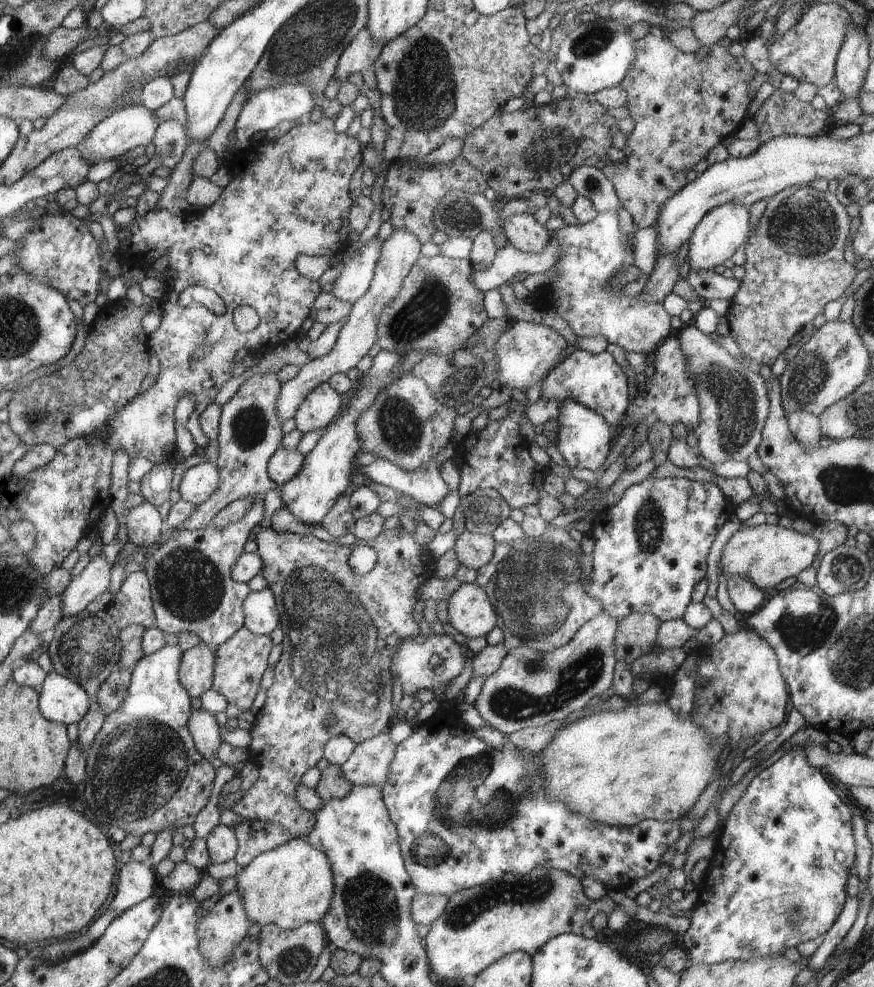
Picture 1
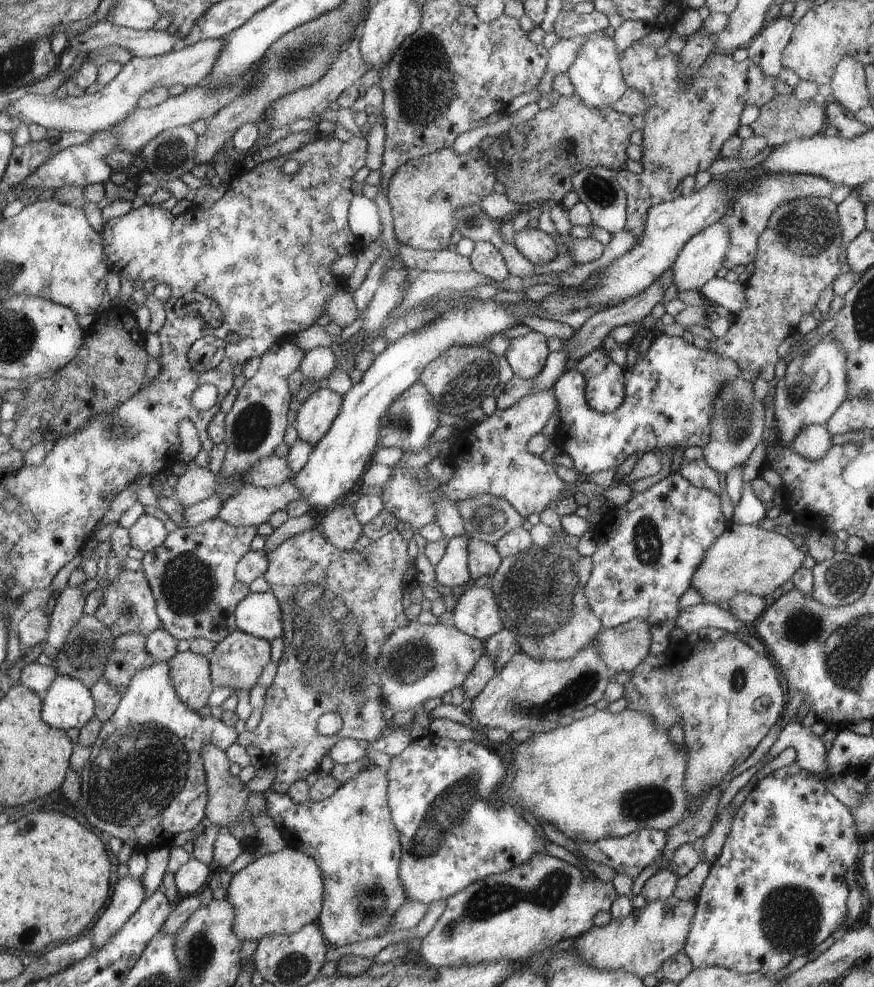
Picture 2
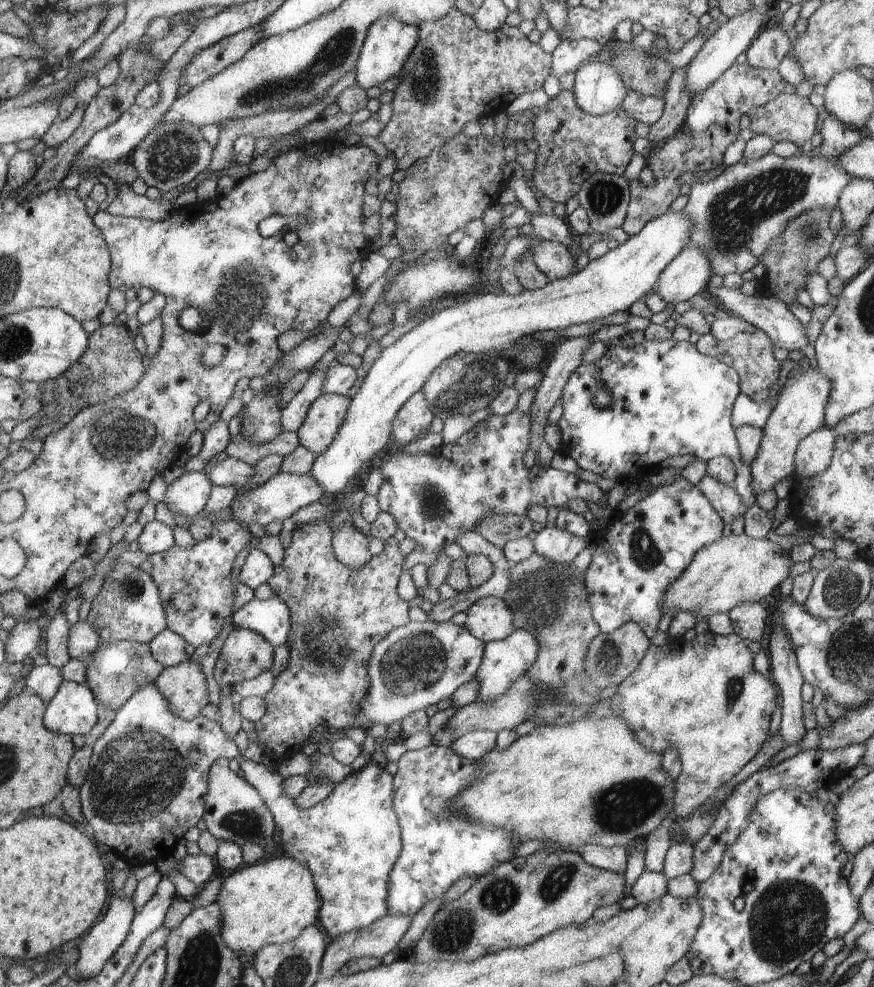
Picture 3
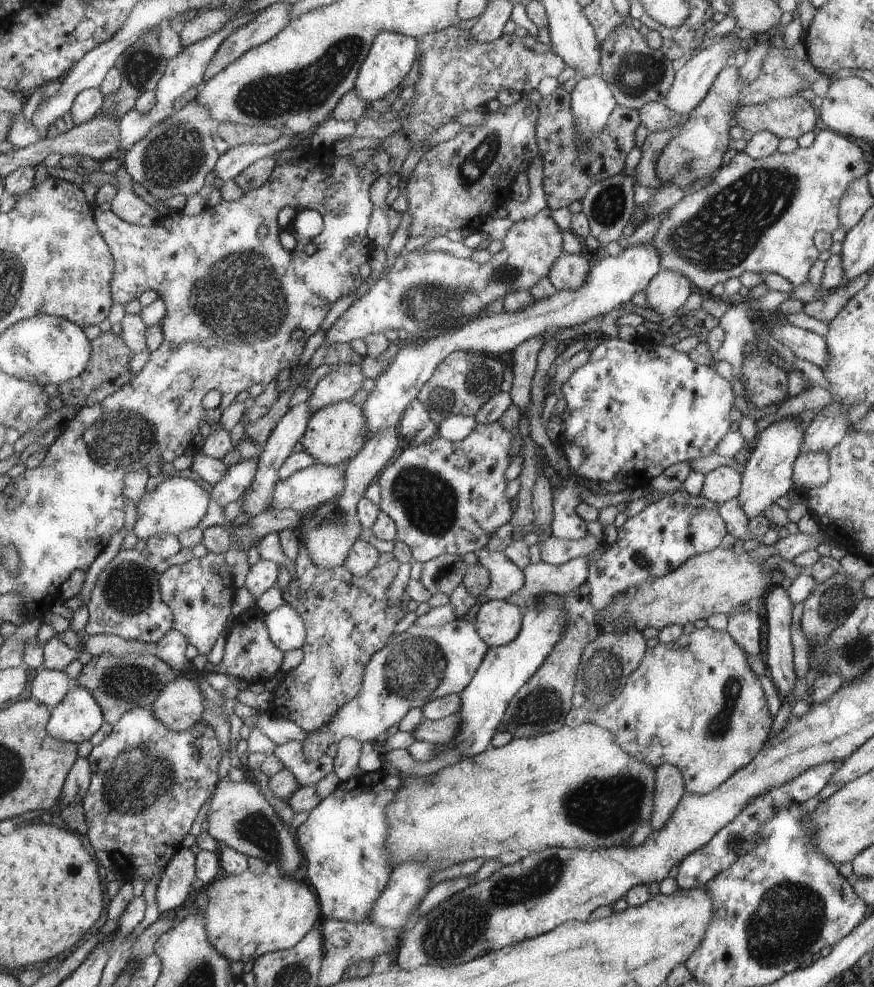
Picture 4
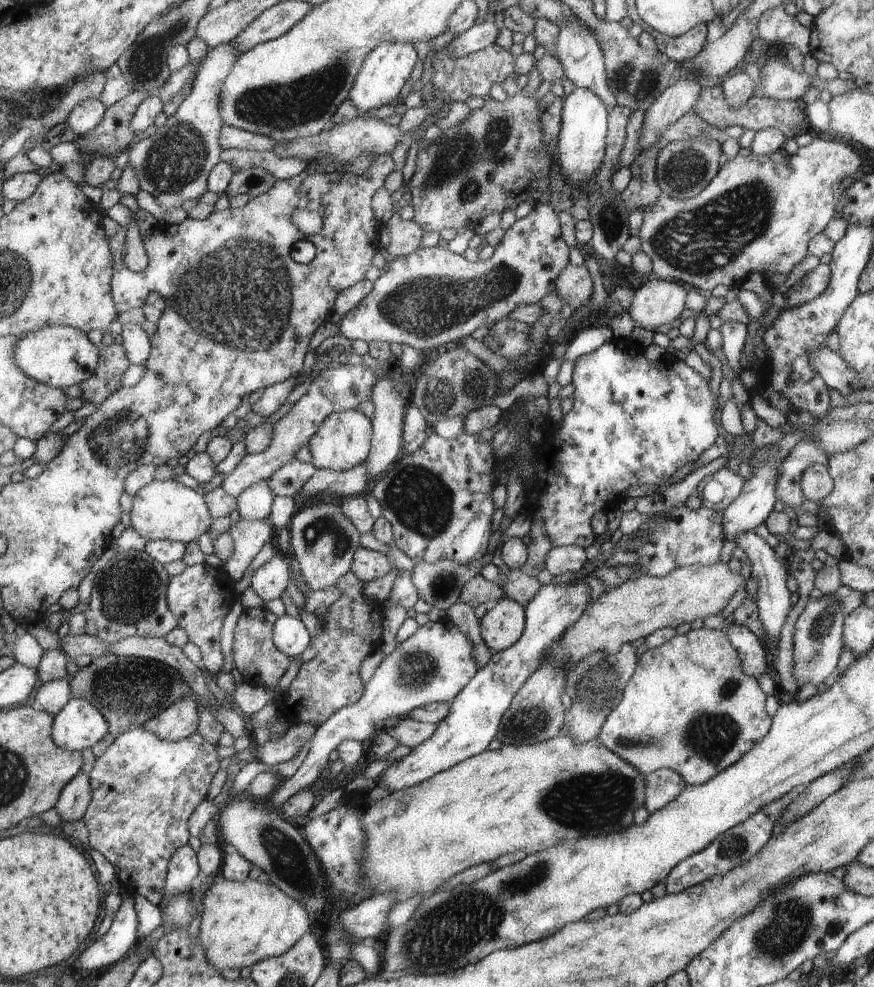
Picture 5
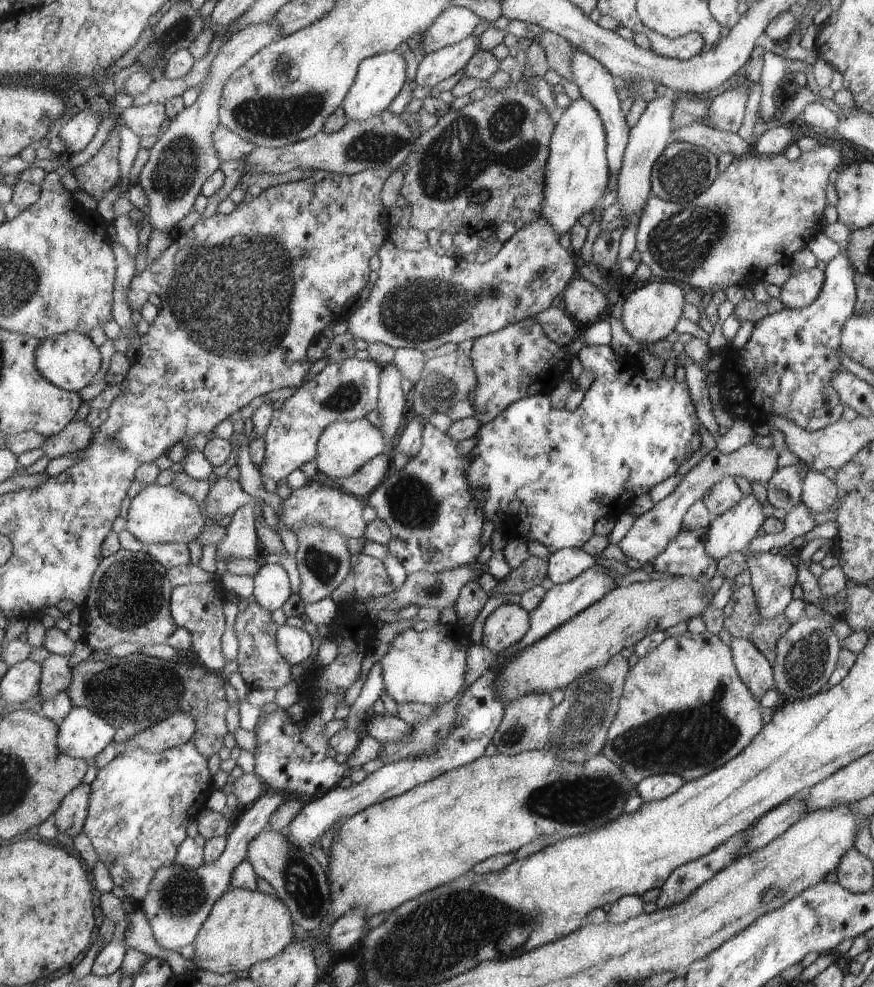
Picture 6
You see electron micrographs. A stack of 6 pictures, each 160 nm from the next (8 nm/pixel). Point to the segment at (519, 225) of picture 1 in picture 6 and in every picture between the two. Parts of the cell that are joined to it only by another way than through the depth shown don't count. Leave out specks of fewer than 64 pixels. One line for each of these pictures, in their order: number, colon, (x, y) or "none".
2: (536, 245)
3: (555, 260)
4: (570, 271)
5: (574, 285)
6: (585, 302)

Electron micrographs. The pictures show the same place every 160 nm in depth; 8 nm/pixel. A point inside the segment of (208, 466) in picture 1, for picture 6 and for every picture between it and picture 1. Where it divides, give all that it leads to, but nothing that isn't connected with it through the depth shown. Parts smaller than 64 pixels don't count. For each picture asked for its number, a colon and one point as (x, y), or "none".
2: (193, 486)
3: (188, 495)
4: (177, 504)
5: (169, 510)
6: (158, 514)

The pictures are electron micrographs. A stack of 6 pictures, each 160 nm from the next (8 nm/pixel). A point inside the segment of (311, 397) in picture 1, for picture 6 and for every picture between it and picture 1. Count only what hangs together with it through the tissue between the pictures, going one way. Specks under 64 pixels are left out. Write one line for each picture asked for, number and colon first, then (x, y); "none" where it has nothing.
2: (314, 418)
3: (326, 414)
4: (335, 434)
5: (344, 440)
6: (345, 447)

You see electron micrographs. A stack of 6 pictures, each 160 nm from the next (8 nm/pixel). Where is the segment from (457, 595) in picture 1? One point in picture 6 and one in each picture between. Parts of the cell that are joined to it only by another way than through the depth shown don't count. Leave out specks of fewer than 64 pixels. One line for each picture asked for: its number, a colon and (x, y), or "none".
2: (476, 612)
3: (490, 619)
4: (498, 621)
5: (502, 626)
6: (507, 625)

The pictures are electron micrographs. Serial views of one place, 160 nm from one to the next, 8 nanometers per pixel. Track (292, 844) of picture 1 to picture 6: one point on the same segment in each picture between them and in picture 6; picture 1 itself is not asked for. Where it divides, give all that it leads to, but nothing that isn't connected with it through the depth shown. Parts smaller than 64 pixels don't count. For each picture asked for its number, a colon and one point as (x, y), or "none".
2: (278, 894)
3: (271, 902)
4: (248, 915)
5: (243, 922)
6: (243, 928)

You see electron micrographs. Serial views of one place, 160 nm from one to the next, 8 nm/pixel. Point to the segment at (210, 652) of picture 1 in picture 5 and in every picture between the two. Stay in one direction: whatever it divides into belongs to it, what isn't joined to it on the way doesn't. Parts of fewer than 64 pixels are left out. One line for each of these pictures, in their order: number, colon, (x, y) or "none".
2: (191, 673)
3: (185, 686)
4: (180, 706)
5: (179, 721)

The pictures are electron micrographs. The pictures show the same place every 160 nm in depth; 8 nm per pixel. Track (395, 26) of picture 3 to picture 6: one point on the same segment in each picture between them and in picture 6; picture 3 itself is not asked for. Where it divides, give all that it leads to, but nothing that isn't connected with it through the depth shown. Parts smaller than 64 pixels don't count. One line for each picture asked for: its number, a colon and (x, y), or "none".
4: (391, 55)
5: (386, 69)
6: (379, 79)

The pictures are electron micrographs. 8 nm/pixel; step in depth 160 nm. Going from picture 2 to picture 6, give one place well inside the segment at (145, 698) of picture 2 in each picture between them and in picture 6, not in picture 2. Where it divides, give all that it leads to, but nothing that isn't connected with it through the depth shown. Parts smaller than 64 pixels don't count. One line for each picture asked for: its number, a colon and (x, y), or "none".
3: (148, 775)
4: (149, 785)
5: (145, 790)
6: (141, 805)

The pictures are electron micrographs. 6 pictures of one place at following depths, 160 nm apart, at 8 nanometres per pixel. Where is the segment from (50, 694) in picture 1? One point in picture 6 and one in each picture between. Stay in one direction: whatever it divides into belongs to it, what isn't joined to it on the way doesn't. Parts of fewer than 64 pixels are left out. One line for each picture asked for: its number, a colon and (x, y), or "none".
2: (70, 703)
3: (74, 709)
4: (78, 717)
5: (79, 725)
6: (83, 734)

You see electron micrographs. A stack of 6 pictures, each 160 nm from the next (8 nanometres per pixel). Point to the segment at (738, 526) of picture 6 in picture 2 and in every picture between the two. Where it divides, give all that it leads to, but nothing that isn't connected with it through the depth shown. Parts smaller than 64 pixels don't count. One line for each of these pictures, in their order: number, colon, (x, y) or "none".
2: (815, 384)
3: (800, 410)
4: (768, 475)
5: (757, 499)

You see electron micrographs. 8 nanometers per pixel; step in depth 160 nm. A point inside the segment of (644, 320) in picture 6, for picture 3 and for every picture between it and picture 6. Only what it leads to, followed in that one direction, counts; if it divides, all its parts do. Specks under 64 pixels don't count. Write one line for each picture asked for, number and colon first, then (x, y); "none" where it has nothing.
3: (688, 274)
4: (668, 290)
5: (657, 302)

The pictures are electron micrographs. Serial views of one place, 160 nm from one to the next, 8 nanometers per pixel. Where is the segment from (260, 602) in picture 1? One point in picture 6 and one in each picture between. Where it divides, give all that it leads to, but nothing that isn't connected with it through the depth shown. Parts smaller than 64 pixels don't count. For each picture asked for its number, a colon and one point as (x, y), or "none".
2: (260, 615)
3: (272, 618)
4: (287, 630)
5: (290, 636)
6: (295, 644)

